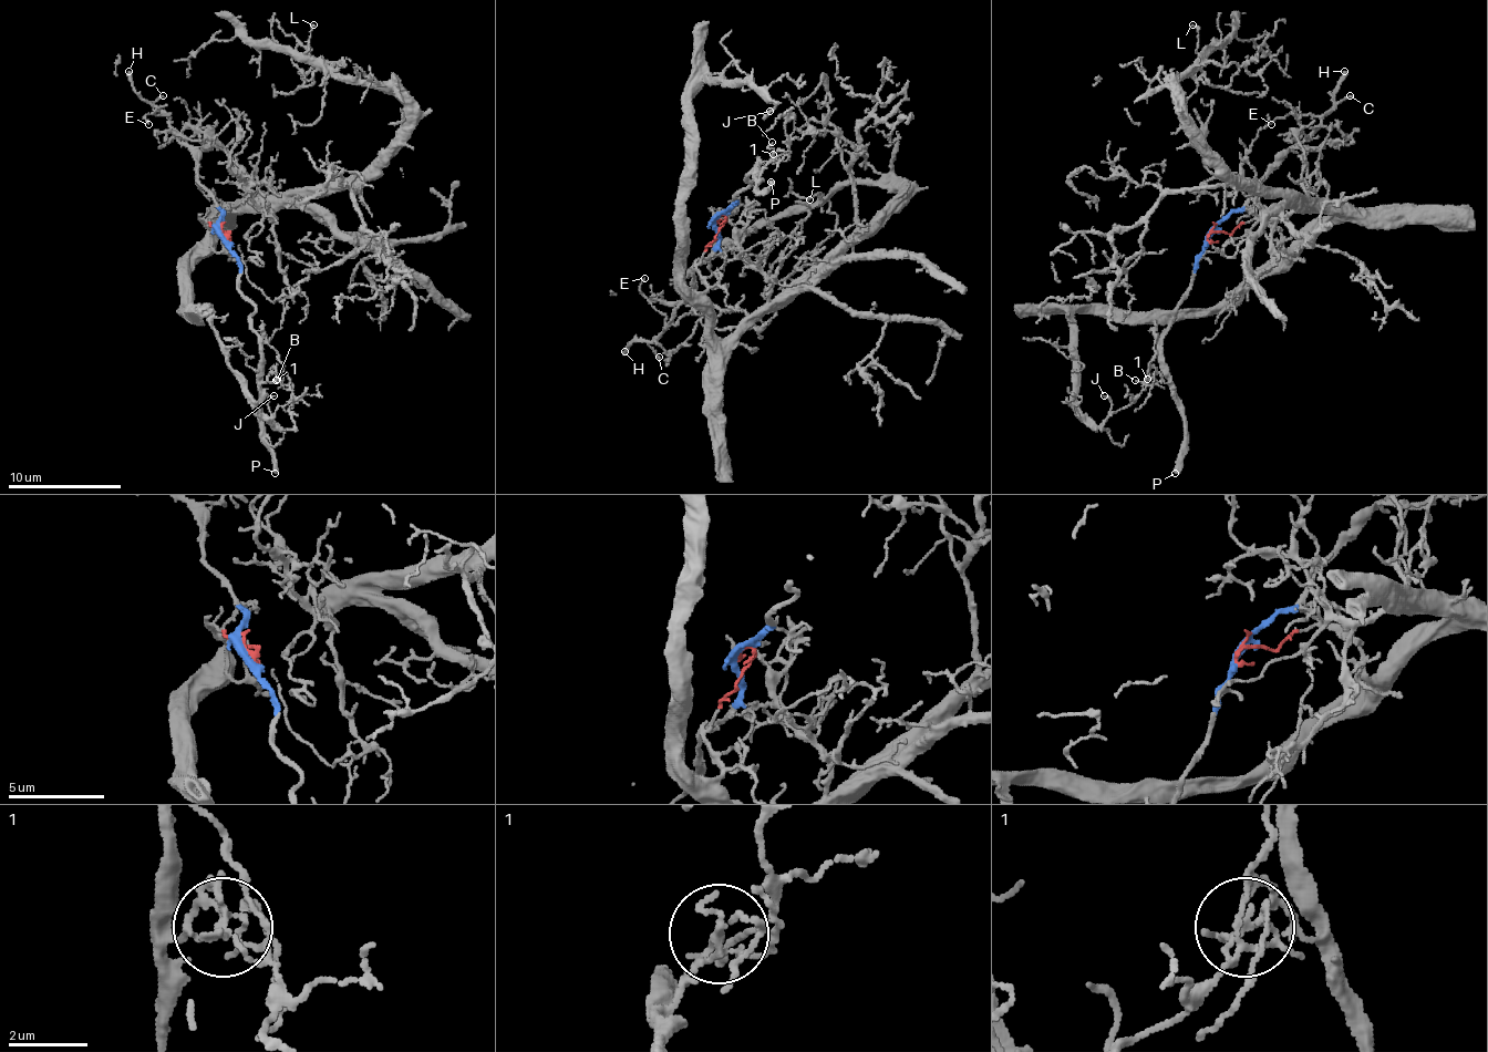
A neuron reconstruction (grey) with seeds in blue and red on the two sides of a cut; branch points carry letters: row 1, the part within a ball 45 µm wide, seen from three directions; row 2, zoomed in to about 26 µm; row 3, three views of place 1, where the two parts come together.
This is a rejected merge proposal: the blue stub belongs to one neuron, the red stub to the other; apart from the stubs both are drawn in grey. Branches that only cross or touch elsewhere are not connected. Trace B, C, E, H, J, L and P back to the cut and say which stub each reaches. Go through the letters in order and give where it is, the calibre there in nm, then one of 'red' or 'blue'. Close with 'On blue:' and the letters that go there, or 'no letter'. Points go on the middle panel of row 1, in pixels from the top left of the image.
B: place (772, 142); calibre 100 nm; blue
C: place (659, 357); calibre 150 nm; blue
E: place (644, 278); calibre 120 nm; blue
H: place (624, 351); calibre 300 nm; blue
J: place (770, 111); calibre 190 nm; red
L: place (809, 199); calibre 160 nm; red
P: place (771, 182); calibre 400 nm; blue
On blue: B, C, E, H, P

